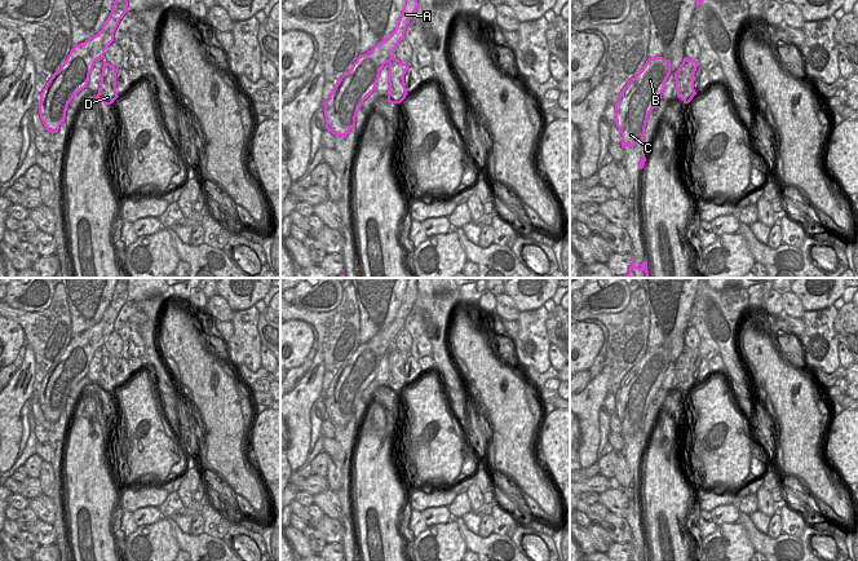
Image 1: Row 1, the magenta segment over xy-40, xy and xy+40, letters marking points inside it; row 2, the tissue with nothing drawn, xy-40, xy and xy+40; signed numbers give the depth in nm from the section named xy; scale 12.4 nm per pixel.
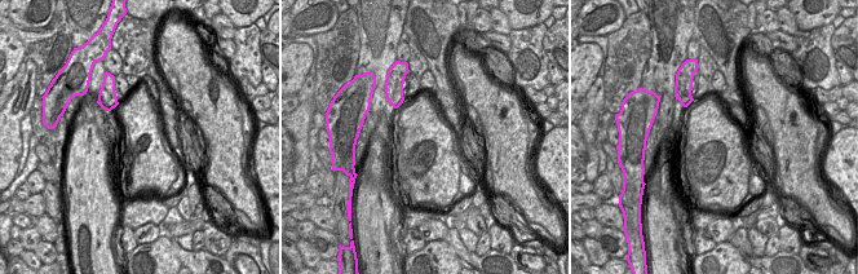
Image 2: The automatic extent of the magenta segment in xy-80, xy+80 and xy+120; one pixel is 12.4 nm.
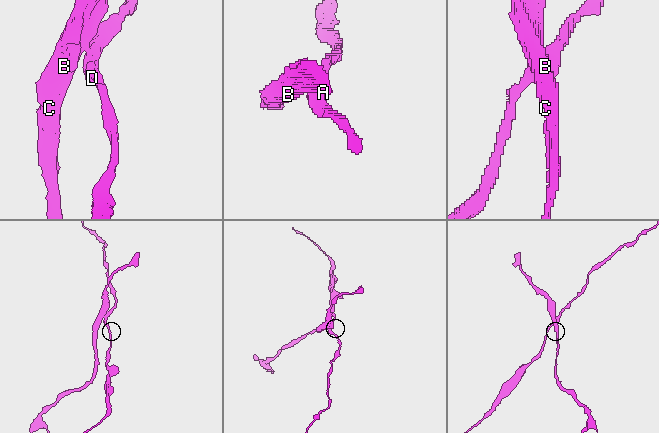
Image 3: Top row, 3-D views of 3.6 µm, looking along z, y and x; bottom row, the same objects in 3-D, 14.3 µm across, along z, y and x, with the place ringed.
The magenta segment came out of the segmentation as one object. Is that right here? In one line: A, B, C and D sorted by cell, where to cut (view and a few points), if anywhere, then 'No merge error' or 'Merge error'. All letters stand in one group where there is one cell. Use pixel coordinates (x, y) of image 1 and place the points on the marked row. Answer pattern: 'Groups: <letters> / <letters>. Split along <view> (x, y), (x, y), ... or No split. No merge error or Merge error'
Groups: A B C / D. Split along xy (393, 57), (388, 62). Merge error

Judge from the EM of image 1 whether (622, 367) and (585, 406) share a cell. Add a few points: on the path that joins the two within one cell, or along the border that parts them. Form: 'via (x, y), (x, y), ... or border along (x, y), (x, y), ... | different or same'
border along (605, 356), (610, 363), (607, 392) | different

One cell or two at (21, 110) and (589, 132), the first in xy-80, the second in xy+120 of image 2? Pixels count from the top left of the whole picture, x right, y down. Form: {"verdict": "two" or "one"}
{"verdict": "one"}

